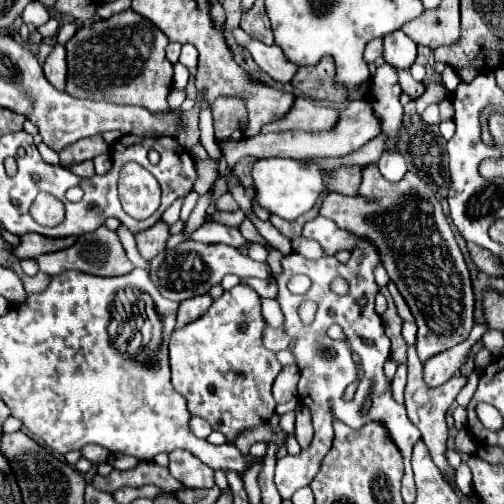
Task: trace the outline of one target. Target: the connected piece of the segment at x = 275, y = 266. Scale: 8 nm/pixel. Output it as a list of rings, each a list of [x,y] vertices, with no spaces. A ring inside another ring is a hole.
[[[265,247],[267,253],[269,253],[269,257],[267,257],[267,263],[269,263],[269,267],[271,267],[271,271],[273,271],[273,275],[279,275],[281,273],[281,253],[277,251],[277,249],[271,249],[271,247]]]

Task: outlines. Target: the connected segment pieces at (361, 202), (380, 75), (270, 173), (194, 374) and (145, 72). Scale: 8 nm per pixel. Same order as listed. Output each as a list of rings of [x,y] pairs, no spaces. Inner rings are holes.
[[[375,163],[365,165],[359,195],[345,197],[329,191],[323,197],[319,215],[335,221],[341,229],[371,239],[379,247],[383,267],[405,297],[419,327],[415,349],[421,363],[469,337],[475,307],[469,269],[439,201],[415,173],[407,171],[401,181],[391,183],[379,173]]]
[[[383,63],[381,67],[377,67],[375,75],[371,77],[371,83],[373,87],[367,99],[371,101],[375,113],[383,119],[383,133],[395,139],[403,121],[403,105],[399,103],[401,87],[397,77],[397,67]]]
[[[257,159],[251,175],[257,207],[275,213],[287,221],[293,221],[301,213],[309,211],[315,205],[317,197],[325,191],[323,169],[315,163],[303,163],[295,159]]]
[[[239,283],[237,287],[225,291],[219,299],[215,299],[213,305],[199,319],[171,333],[169,365],[171,365],[173,389],[187,399],[187,407],[191,415],[209,421],[209,425],[215,431],[225,433],[227,439],[233,439],[243,429],[251,429],[261,423],[267,423],[269,417],[275,413],[277,403],[271,397],[271,385],[277,373],[281,371],[281,365],[275,353],[267,351],[261,343],[263,327],[265,321],[261,315],[259,295],[251,287]]]
[[[133,9],[117,13],[105,21],[93,25],[83,25],[65,45],[67,49],[67,87],[65,91],[75,99],[109,101],[117,105],[141,105],[149,111],[169,111],[167,95],[173,83],[173,65],[165,57],[165,47],[169,45],[167,35],[155,27],[149,19],[141,17]]]

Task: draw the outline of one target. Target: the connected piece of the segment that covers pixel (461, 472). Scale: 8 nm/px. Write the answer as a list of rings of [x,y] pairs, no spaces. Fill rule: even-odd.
[[[462,463],[456,469],[455,481],[463,494],[469,495],[472,493],[472,474],[467,464]]]

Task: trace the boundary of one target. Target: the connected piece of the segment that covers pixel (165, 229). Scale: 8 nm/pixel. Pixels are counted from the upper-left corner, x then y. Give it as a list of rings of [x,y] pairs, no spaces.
[[[157,221],[153,227],[141,231],[135,235],[135,241],[137,241],[137,251],[141,253],[141,257],[145,261],[151,261],[153,257],[157,257],[159,253],[165,251],[165,245],[167,245],[167,239],[171,237],[171,231],[169,231],[169,225],[165,221]]]

